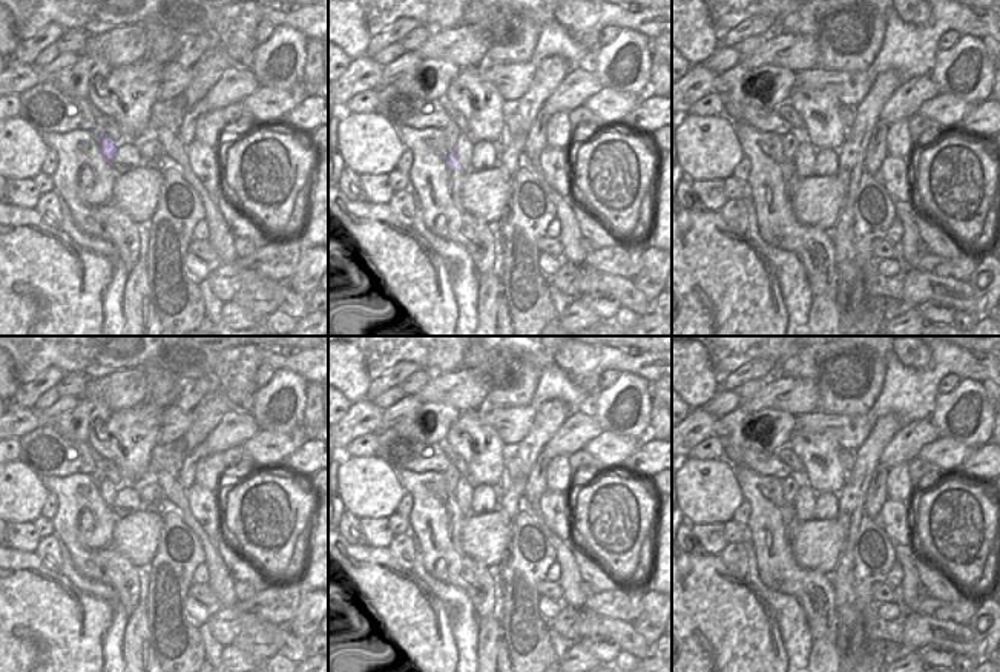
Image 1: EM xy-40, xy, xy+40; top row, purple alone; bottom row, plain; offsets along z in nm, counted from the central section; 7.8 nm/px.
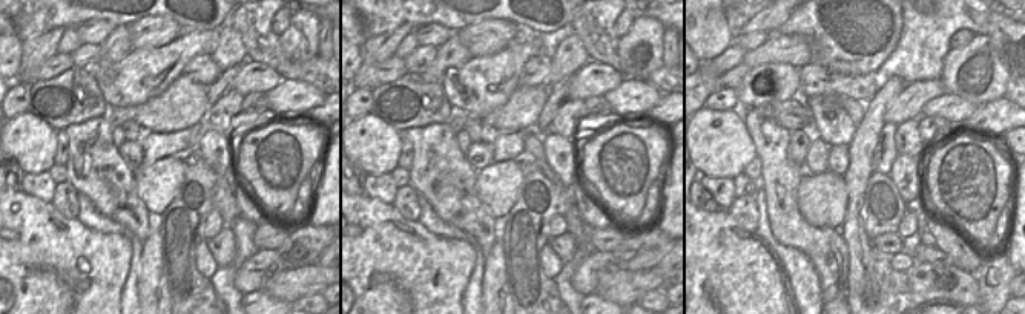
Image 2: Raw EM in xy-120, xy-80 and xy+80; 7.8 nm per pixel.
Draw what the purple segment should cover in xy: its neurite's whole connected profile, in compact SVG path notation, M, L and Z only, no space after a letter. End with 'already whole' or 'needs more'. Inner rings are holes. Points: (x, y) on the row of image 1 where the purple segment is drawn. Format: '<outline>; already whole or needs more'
M460 133L456 147L446 150L446 158L449 164L462 175L469 172L472 149L474 149L474 143L466 135Z; needs more

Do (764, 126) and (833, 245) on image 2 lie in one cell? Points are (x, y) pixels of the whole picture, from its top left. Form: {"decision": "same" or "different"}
{"decision": "same"}

